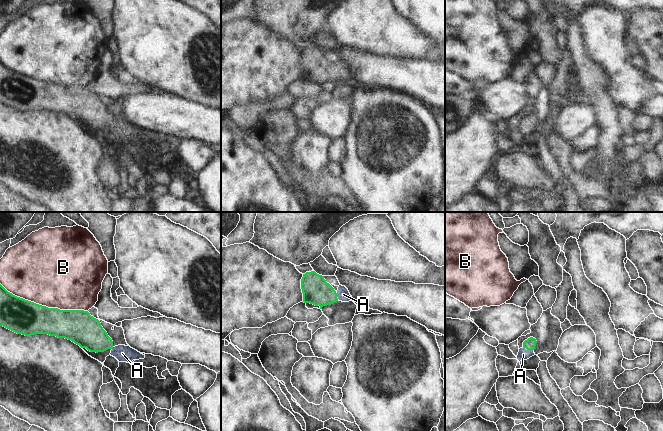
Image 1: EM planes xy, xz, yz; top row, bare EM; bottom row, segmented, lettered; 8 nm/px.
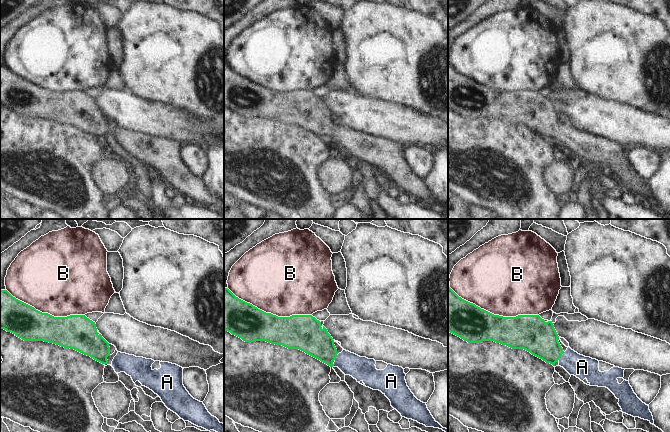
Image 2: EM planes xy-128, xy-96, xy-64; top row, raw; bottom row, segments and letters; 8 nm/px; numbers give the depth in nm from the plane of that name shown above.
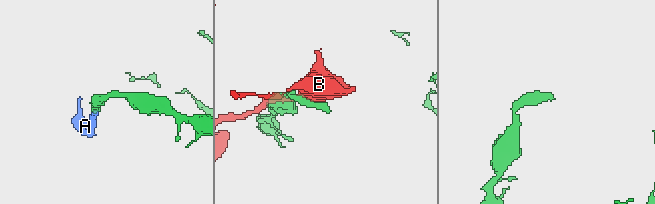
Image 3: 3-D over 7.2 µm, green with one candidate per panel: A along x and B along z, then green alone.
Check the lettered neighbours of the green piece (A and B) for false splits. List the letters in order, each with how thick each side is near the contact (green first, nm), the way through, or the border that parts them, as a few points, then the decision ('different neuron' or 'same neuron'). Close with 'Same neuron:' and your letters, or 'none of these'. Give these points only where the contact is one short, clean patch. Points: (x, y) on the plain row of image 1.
A: 90/90 nm | across yz (530, 119), (528, 125), (523, 130) | same neuron
B: 280/500 nm | different neuron
Same neuron: A

